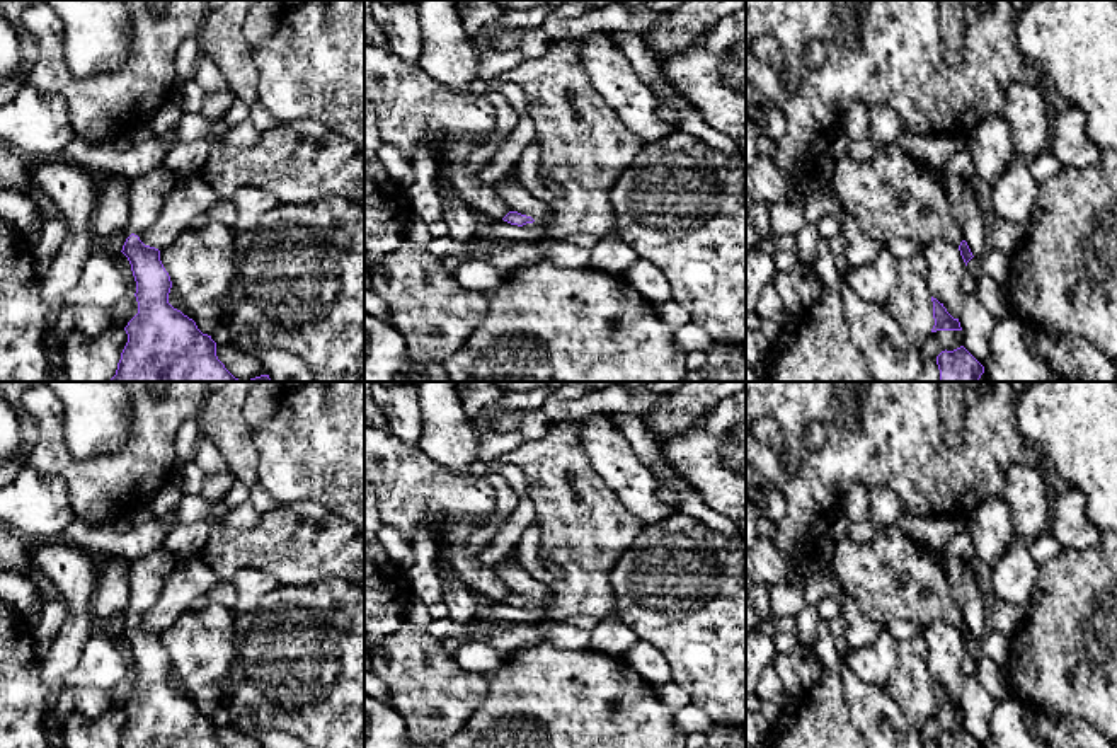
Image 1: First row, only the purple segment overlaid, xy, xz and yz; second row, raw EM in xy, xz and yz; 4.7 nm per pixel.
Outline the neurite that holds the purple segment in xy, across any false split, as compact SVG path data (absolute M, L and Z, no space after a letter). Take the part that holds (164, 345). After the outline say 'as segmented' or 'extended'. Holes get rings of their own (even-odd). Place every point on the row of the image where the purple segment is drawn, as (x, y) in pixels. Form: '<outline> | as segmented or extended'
M163 164L136 177L129 184L129 237L123 254L131 264L136 281L138 314L124 327L128 342L121 353L116 375L109 382L272 382L269 375L250 380L235 378L216 356L216 342L203 334L196 322L169 303L172 281L160 261L160 250L145 245L140 237L153 227L163 208L163 201L177 184L177 175Z | extended

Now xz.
M509 211L502 220L547 237L547 225L535 222L531 216L521 215L518 211Z | extended

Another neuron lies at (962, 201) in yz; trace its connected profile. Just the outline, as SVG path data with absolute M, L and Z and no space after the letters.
M942 172L942 182L950 213L957 220L972 256L979 259L986 252L986 222L974 189L967 181L954 174Z

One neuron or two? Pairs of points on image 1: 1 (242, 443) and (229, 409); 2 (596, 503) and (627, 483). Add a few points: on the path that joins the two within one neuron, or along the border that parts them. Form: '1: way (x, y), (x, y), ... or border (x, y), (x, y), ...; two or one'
1: way (234, 435), (229, 430), (229, 418); one
2: border (590, 460), (618, 501), (641, 522); two

